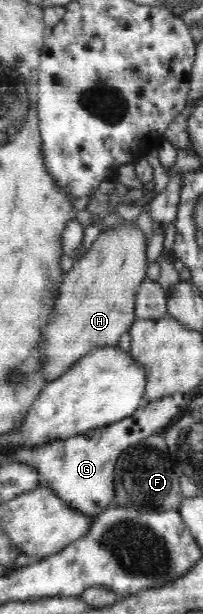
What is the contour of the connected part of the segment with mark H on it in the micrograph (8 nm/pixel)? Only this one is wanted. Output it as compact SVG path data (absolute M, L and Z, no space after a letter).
M126 221L124 228L101 229L100 235L94 241L92 248L89 248L87 255L74 262L73 267L64 274L59 287L56 290L57 305L52 307L51 314L47 317L45 328L45 367L43 375L49 379L47 383L57 380L69 368L89 355L95 349L115 347L119 338L136 320L134 314L136 306L136 293L139 285L143 283L147 271L147 237L137 226L137 222Z

